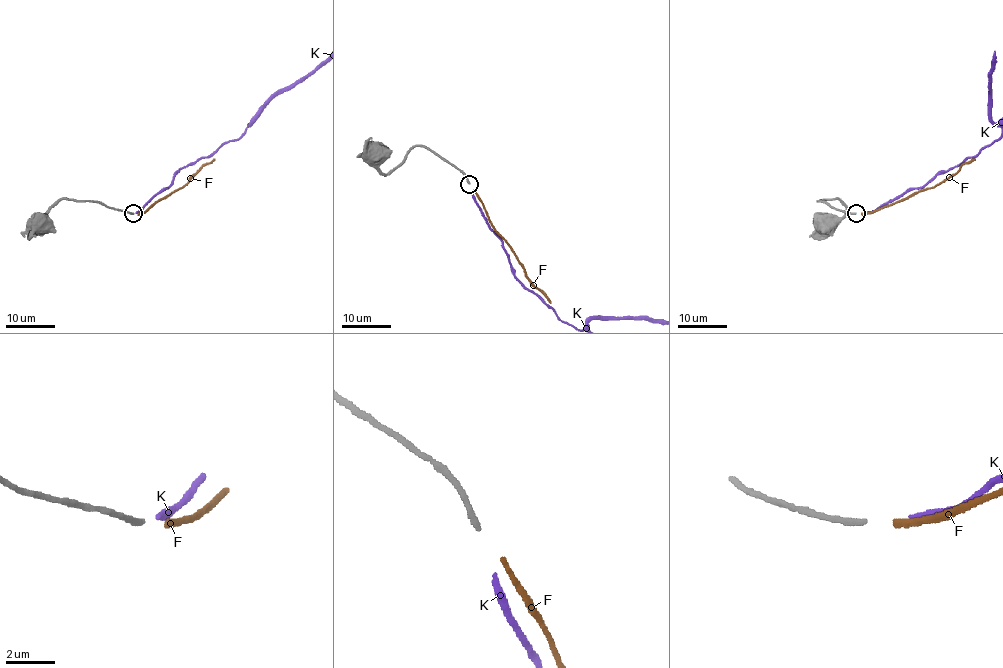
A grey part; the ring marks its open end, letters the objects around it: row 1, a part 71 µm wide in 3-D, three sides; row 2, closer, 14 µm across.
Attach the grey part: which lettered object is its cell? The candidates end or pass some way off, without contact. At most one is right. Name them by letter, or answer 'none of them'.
K

